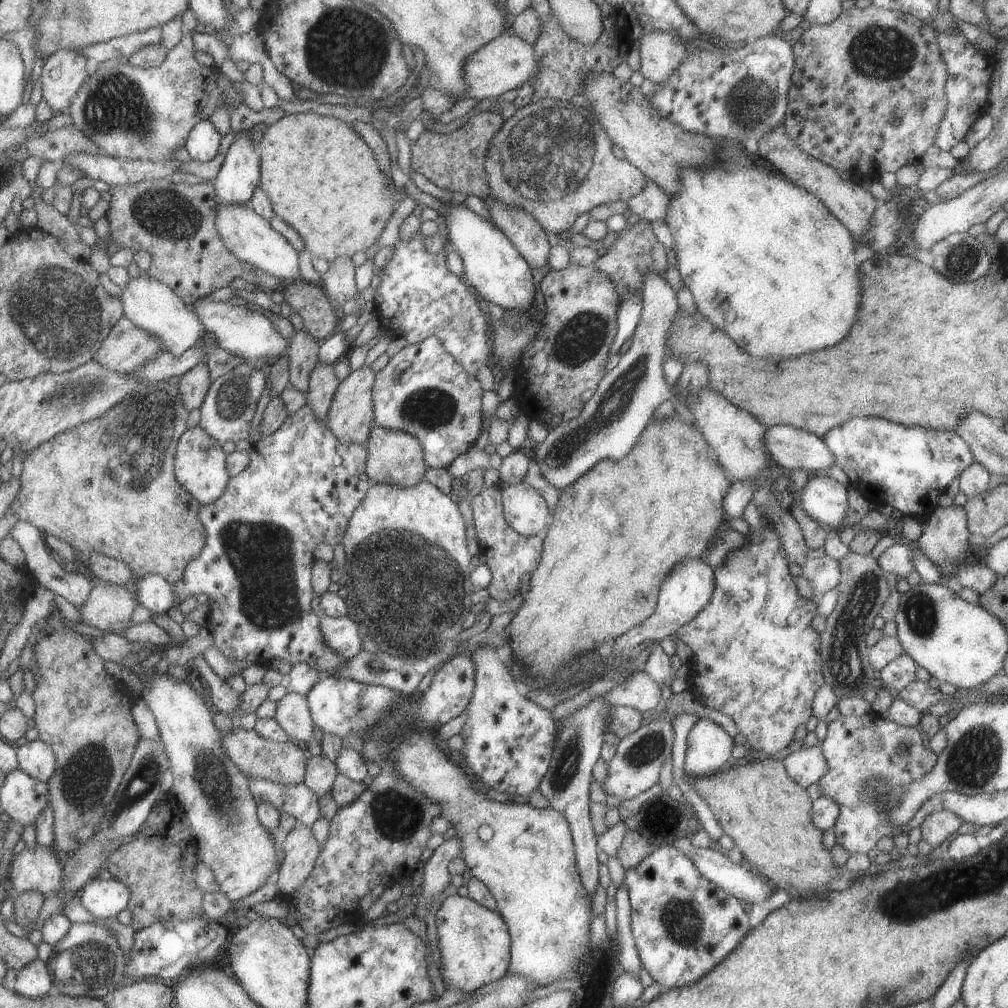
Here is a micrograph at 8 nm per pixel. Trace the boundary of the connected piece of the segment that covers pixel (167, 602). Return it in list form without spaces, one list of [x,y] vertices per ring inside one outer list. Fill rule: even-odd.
[[[146,574],[144,578],[134,580],[130,586],[134,589],[139,604],[153,614],[167,613],[176,604],[172,584],[160,575]]]

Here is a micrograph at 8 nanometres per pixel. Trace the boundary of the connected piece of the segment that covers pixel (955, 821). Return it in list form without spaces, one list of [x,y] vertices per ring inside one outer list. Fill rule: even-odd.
[[[942,810],[929,814],[921,824],[921,838],[924,838],[930,846],[940,846],[950,836],[955,836],[956,831],[964,824],[962,818],[950,810]]]

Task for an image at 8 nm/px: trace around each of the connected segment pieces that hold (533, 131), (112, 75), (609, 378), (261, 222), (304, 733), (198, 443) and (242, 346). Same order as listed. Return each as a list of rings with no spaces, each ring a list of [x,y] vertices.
[[[542,99],[516,110],[490,138],[485,171],[491,196],[510,206],[520,206],[532,214],[538,224],[550,232],[569,231],[576,218],[606,203],[628,202],[640,194],[647,177],[628,159],[619,160],[612,151],[613,142],[590,109],[570,101]]]
[[[188,8],[182,14],[182,42],[169,50],[164,62],[160,66],[145,69],[132,66],[130,63],[121,63],[119,60],[91,64],[86,80],[73,97],[68,110],[73,124],[80,129],[84,136],[88,136],[96,146],[104,152],[104,155],[122,160],[143,160],[156,162],[156,160],[176,160],[176,150],[184,147],[190,131],[201,120],[209,120],[217,106],[224,107],[230,116],[231,126],[239,132],[249,131],[259,123],[274,124],[287,115],[282,106],[278,105],[256,112],[246,103],[240,106],[230,106],[224,100],[224,94],[220,92],[218,80],[220,71],[214,67],[200,65],[194,57],[195,44],[192,40],[192,30],[198,26],[198,20],[194,12]]]
[[[646,274],[641,294],[643,295],[643,309],[635,333],[632,336],[632,346],[628,347],[626,354],[621,356],[618,364],[610,372],[604,374],[604,378],[600,380],[596,392],[592,394],[592,398],[584,404],[582,412],[576,418],[572,418],[568,422],[561,422],[556,428],[551,429],[546,440],[542,444],[535,445],[535,459],[540,465],[542,476],[556,490],[562,492],[566,486],[571,485],[601,460],[616,462],[616,460],[624,458],[638,442],[640,435],[646,430],[646,426],[652,421],[654,410],[663,401],[675,401],[677,399],[673,388],[666,384],[663,371],[663,364],[668,355],[665,348],[666,342],[668,342],[668,330],[670,330],[670,326],[672,326],[672,322],[674,322],[680,308],[677,292],[666,281],[665,276]]]
[[[219,202],[216,226],[228,250],[240,260],[244,260],[274,278],[279,278],[283,284],[302,278],[298,266],[299,252],[294,250],[292,244],[280,232],[276,232],[272,228],[270,221],[249,208],[248,204],[222,204]]]
[[[288,691],[277,702],[274,718],[294,742],[307,742],[314,734],[314,720],[307,697]]]
[[[199,426],[186,429],[177,444],[174,476],[176,480],[201,504],[212,504],[226,490],[231,476],[226,468],[226,458],[219,442]]]
[[[208,296],[196,300],[190,310],[200,318],[205,330],[214,334],[218,345],[232,354],[255,361],[258,358],[268,358],[270,361],[287,354],[289,342],[284,338],[270,320],[268,313],[252,311],[242,305],[233,305],[230,302],[210,301]]]

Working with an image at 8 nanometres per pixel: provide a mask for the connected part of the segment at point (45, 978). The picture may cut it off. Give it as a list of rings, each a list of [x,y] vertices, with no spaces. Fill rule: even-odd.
[[[39,958],[18,970],[12,987],[18,993],[32,999],[44,998],[44,996],[55,992],[52,975],[46,963]]]

